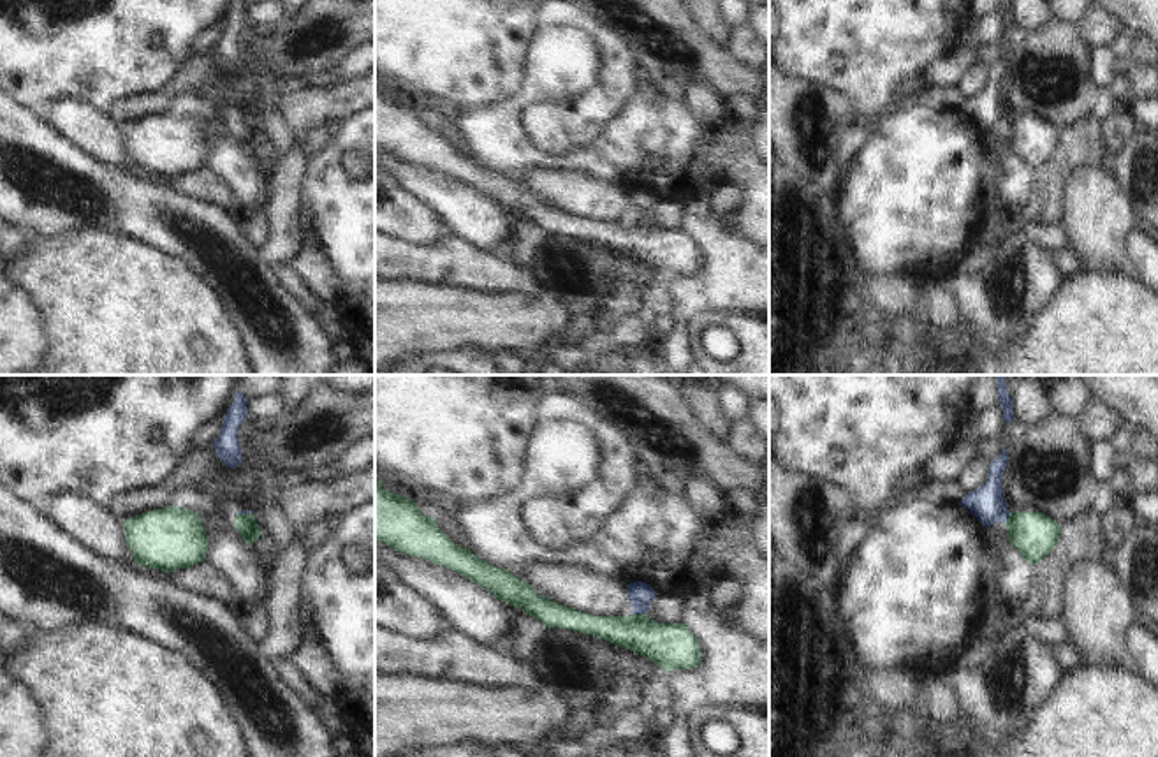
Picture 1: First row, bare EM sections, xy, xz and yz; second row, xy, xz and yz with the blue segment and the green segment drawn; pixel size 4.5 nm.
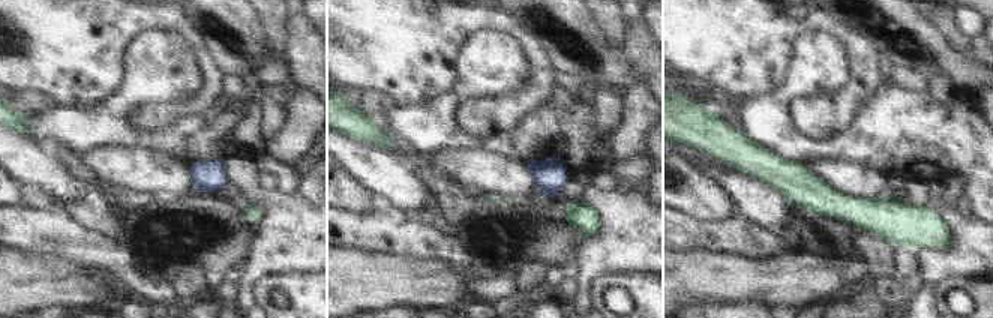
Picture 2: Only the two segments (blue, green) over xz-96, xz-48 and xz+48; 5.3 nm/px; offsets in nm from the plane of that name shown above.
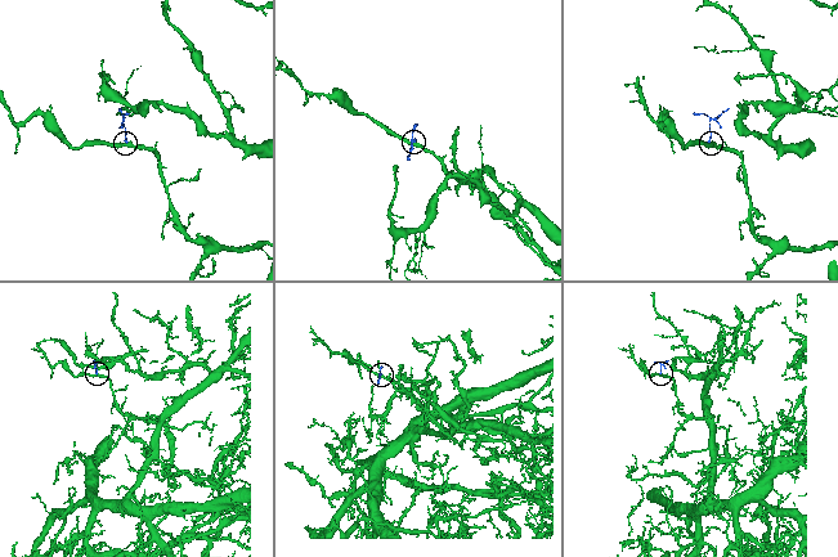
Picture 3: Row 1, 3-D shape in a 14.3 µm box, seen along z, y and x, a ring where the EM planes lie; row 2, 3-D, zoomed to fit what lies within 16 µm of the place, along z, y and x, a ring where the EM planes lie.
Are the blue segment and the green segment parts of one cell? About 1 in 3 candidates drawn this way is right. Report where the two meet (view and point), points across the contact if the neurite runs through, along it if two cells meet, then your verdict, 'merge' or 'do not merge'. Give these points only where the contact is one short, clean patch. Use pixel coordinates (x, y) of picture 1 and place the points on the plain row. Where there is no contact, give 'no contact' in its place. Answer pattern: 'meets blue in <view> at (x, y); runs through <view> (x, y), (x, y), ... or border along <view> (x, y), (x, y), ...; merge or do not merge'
meets blue in xz at (639, 219); border along xz (632, 217), (644, 219); do not merge

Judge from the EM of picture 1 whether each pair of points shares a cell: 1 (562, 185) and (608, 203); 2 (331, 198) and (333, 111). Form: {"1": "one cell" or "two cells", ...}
{"1": "one cell", "2": "two cells"}

